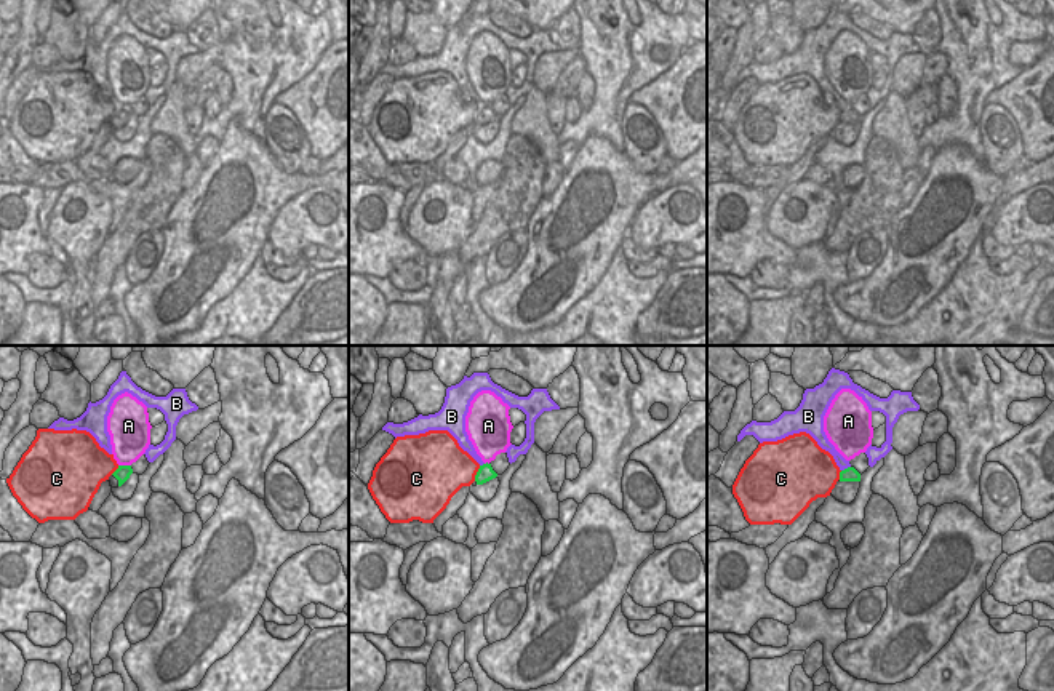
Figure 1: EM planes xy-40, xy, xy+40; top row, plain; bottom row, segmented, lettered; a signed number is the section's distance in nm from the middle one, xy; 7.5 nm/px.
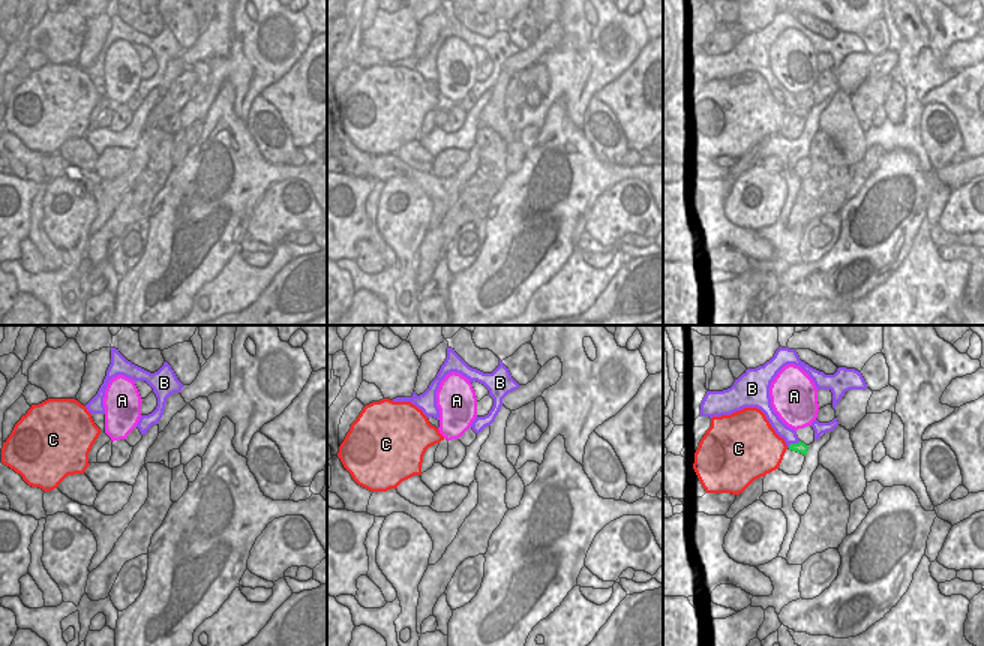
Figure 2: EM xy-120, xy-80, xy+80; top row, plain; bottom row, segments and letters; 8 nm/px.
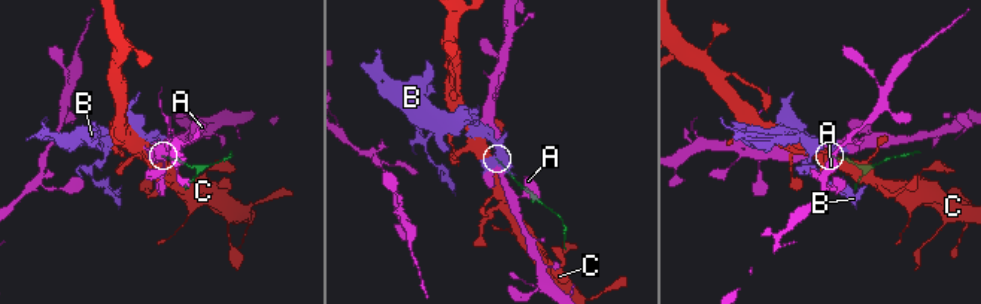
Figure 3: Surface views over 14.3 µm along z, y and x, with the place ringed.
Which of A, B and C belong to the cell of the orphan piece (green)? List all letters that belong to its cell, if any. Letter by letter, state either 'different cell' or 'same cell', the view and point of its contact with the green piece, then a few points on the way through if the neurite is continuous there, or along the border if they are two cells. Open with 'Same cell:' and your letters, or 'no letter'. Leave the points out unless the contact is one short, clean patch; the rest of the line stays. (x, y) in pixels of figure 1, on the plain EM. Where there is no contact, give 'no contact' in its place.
Same cell: no letter
A: different cell; meets green in xy-40 at (125, 107); border along xy-40 (119, 106), (130, 107)
B: different cell; meets green in xy+40 at (845, 111); border along xy+40 (850, 107), (842, 112)
C: different cell; meets green in xy at (477, 115); border along xy (480, 107), (474, 122)

